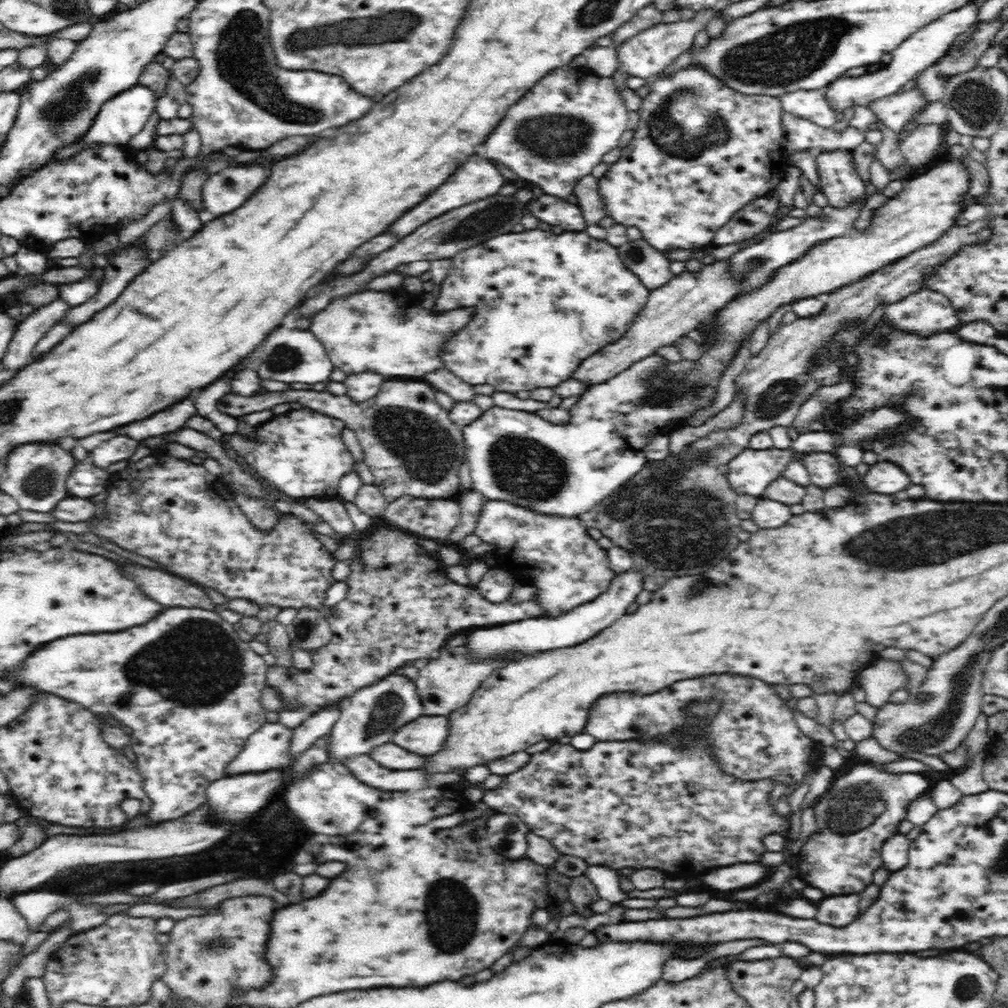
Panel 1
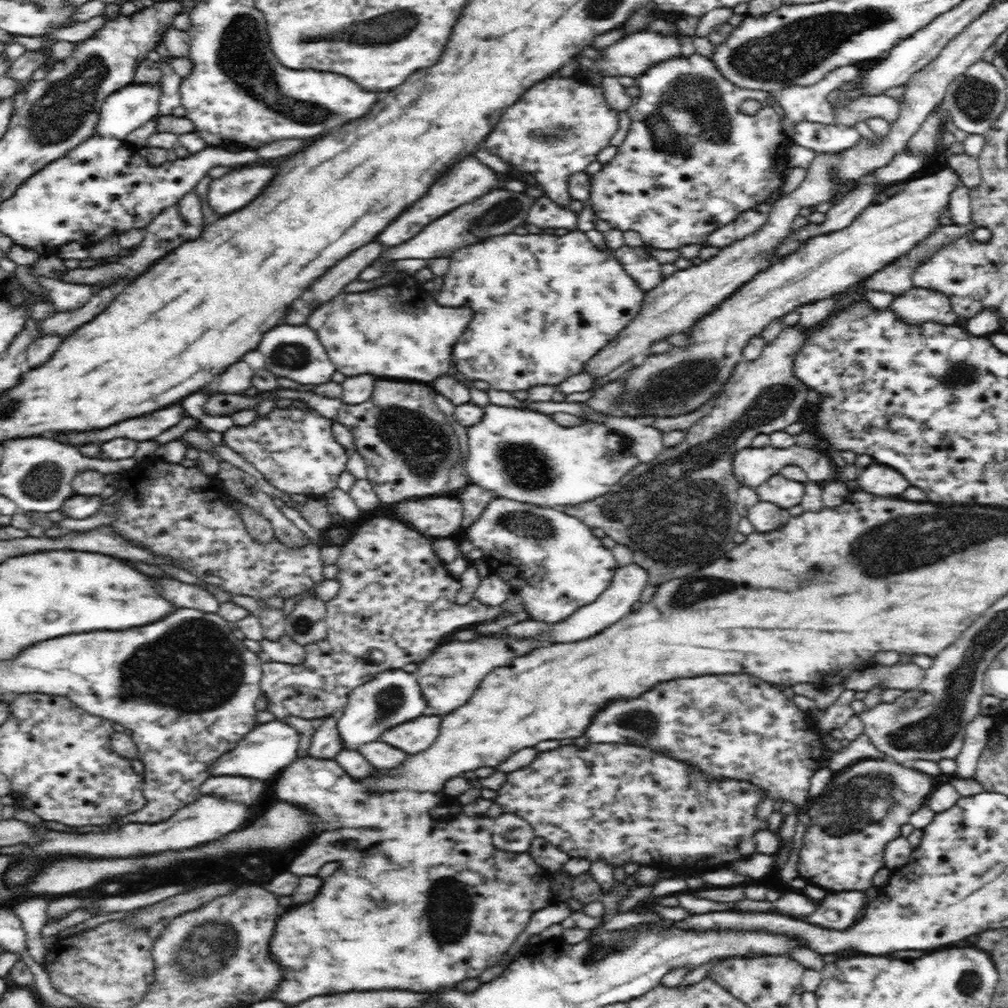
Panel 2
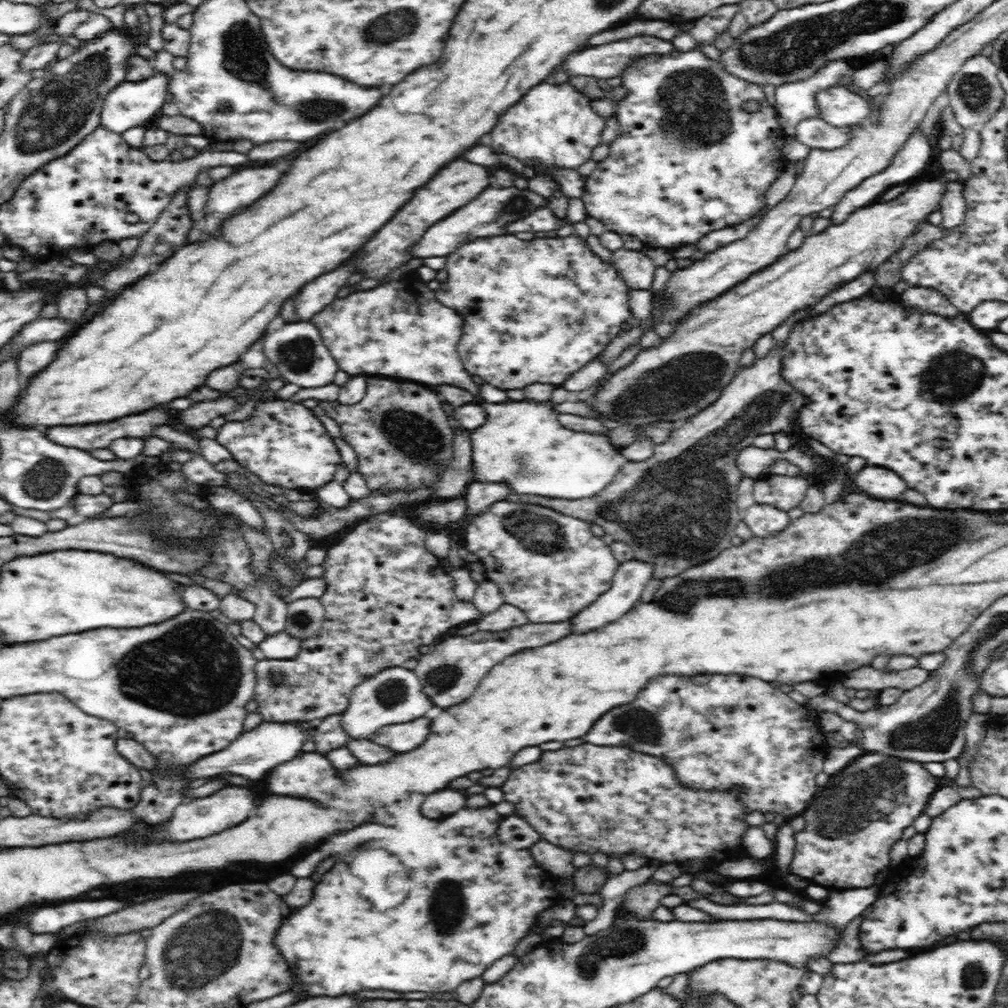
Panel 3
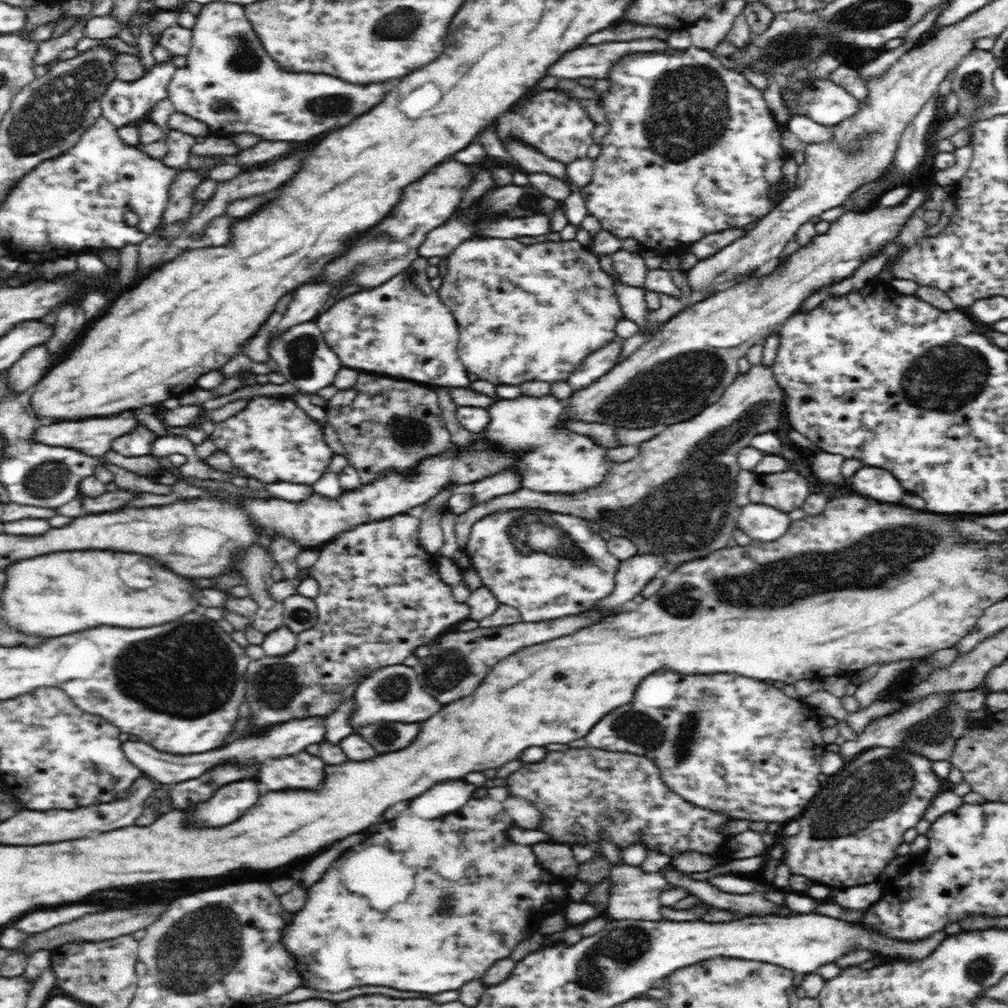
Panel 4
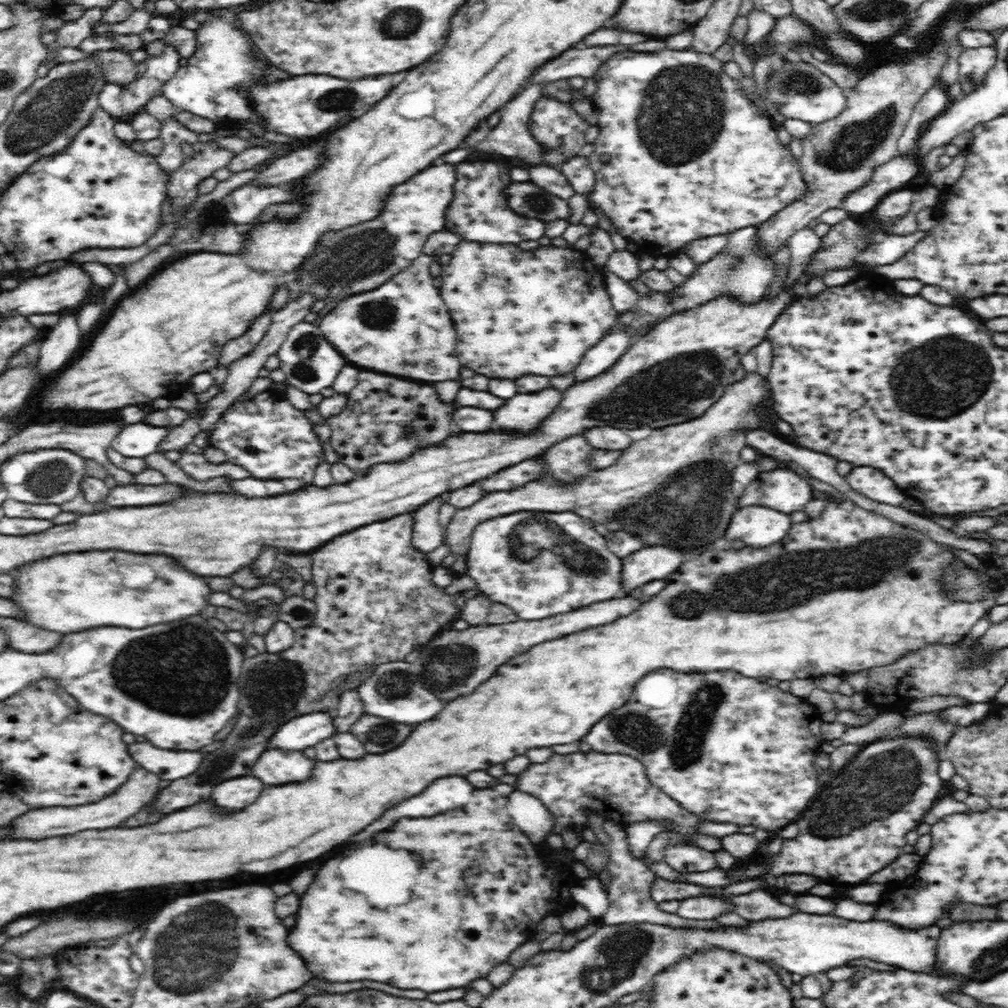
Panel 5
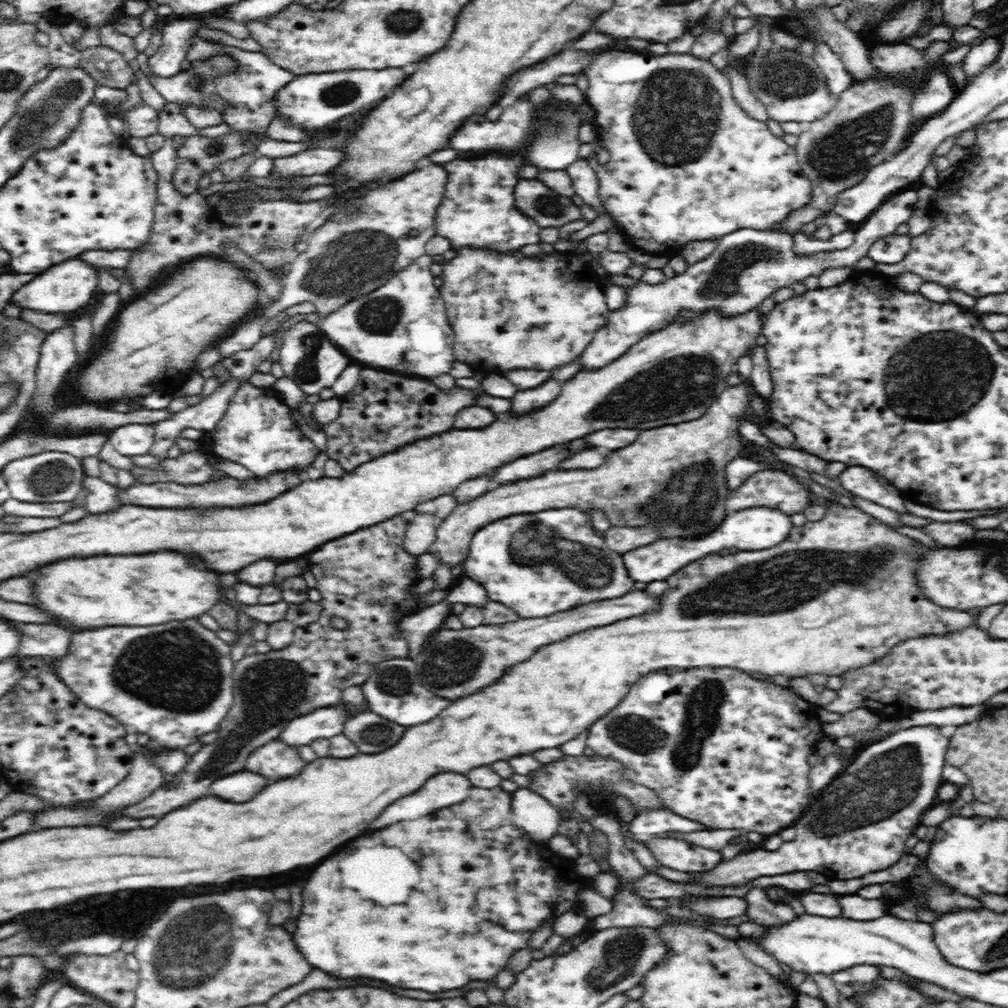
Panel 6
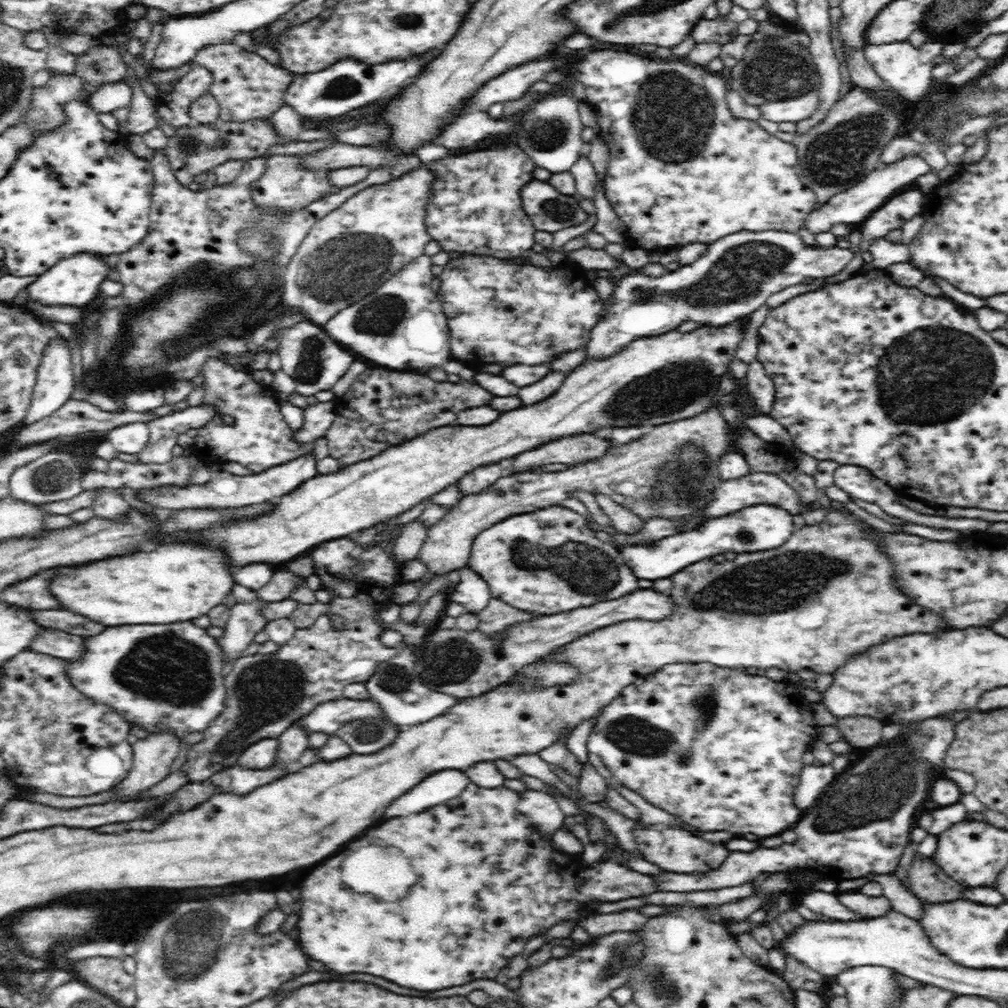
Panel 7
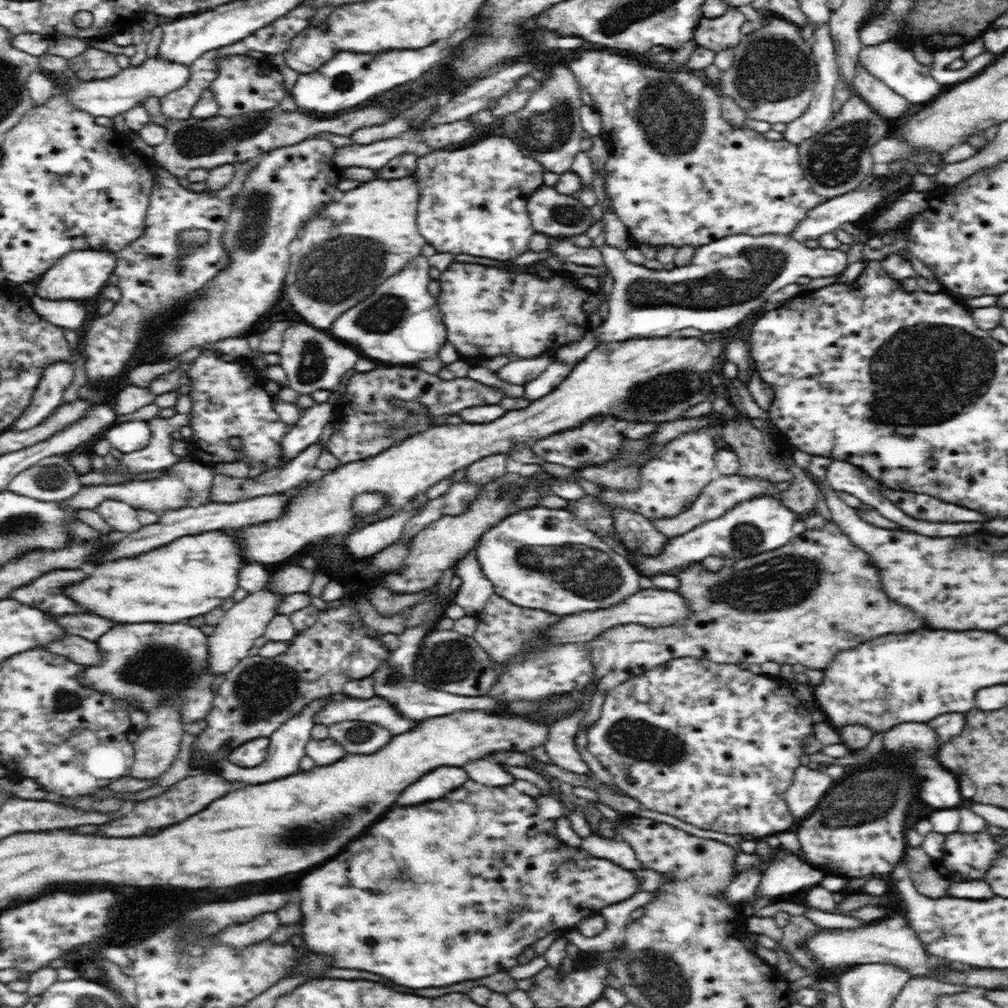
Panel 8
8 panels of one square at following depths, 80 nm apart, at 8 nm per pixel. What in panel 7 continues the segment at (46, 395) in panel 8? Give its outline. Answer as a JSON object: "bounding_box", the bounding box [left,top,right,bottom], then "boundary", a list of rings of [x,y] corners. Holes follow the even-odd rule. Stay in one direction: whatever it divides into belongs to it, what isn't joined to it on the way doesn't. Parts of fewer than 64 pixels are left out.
{"bounding_box":[20,337,74,426],"boundary":[[[60,337],[60,340],[54,340],[45,348],[30,406],[20,422],[22,426],[50,416],[70,399],[74,386],[71,346],[72,342],[66,342],[66,339]]]}

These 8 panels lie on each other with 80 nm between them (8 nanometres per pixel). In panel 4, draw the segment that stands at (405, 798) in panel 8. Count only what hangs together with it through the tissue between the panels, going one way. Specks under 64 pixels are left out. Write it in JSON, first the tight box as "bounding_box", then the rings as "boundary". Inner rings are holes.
{"bounding_box":[410,780,474,818],"boundary":[[[462,780],[440,782],[440,786],[432,786],[428,794],[420,794],[410,802],[410,810],[420,818],[438,818],[446,816],[454,810],[460,810],[466,800],[472,798],[474,786]]]}

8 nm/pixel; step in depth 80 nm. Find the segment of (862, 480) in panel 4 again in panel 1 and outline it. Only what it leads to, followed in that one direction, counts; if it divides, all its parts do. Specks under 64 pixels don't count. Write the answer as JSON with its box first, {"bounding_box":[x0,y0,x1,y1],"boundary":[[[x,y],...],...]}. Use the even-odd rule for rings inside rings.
{"bounding_box":[864,462,912,494],"boundary":[[[880,462],[874,464],[872,470],[866,472],[864,484],[868,486],[870,492],[878,494],[894,494],[894,492],[904,492],[912,484],[910,478],[892,462]]]}

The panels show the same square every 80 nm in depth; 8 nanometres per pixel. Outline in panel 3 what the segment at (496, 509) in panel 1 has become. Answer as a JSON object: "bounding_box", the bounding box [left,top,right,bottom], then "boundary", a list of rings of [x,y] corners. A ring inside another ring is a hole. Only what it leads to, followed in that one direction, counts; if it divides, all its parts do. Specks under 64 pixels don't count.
{"bounding_box":[462,501,619,622],"boundary":[[[498,501],[467,526],[462,544],[477,556],[485,570],[486,580],[498,584],[500,590],[504,582],[504,590],[508,590],[504,592],[504,602],[523,610],[528,622],[562,622],[604,594],[612,586],[619,565],[610,547],[591,533],[590,526],[588,521],[570,518],[543,506]]]}

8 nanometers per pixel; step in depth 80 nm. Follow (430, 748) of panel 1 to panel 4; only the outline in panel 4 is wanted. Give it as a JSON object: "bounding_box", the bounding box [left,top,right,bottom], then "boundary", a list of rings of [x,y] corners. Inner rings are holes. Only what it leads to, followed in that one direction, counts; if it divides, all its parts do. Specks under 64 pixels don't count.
{"bounding_box":[358,722,420,754],"boundary":[[[375,722],[362,727],[358,733],[379,754],[407,748],[420,732],[420,724]]]}

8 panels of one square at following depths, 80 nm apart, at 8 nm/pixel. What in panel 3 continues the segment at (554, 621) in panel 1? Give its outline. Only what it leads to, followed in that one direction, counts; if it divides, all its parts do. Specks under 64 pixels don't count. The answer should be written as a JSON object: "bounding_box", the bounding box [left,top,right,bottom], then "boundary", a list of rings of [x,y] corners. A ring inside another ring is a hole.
{"bounding_box":[571,560,653,634],"boundary":[[[630,560],[628,562],[619,563],[612,579],[612,586],[604,591],[592,604],[581,610],[576,616],[571,618],[573,634],[588,634],[600,626],[608,625],[608,622],[614,622],[623,614],[630,611],[637,600],[640,599],[642,590],[648,580],[653,578],[653,565],[643,560]]]}

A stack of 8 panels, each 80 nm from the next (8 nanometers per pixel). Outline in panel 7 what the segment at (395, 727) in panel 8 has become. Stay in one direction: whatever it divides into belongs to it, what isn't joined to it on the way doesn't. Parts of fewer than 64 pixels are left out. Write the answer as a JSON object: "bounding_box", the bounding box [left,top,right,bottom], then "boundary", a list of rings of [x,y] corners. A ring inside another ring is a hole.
{"bounding_box":[301,698,384,734],"boundary":[[[337,698],[322,705],[306,715],[301,721],[301,726],[312,732],[325,732],[334,734],[342,724],[363,718],[384,718],[380,706],[372,700],[351,700]]]}

